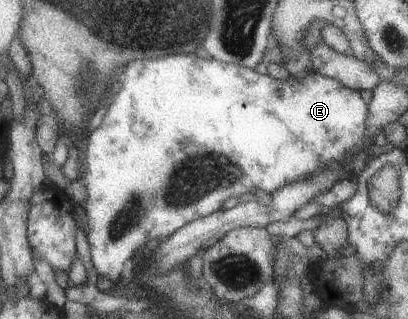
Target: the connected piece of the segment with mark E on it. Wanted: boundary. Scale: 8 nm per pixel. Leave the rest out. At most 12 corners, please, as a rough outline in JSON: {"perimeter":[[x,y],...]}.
{"perimeter":[[194,54],[128,64],[86,140],[116,284],[229,198],[338,165],[367,96]]}

